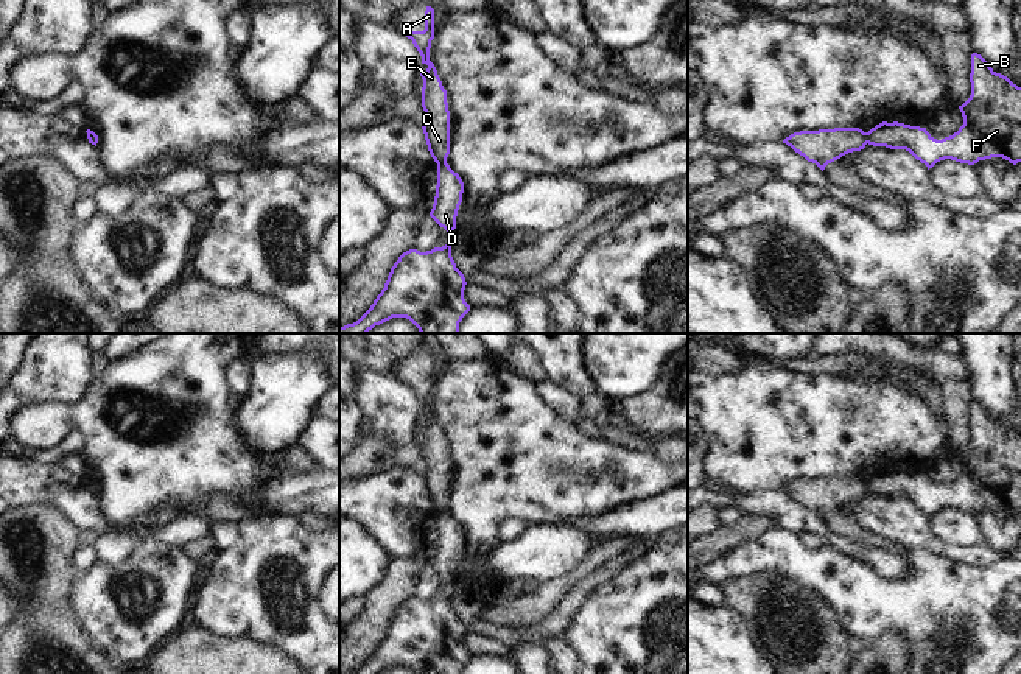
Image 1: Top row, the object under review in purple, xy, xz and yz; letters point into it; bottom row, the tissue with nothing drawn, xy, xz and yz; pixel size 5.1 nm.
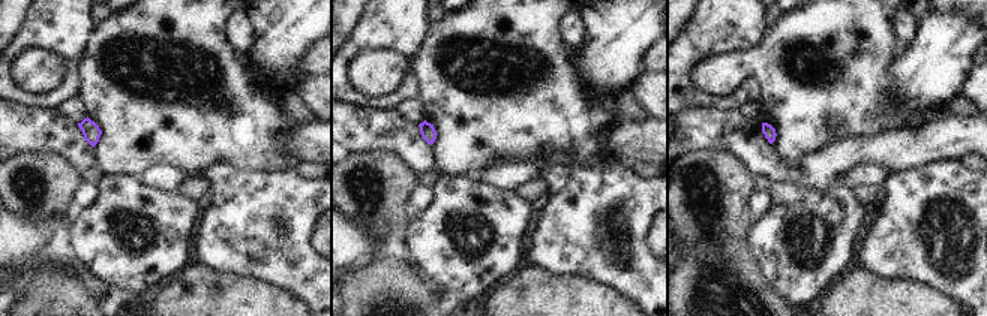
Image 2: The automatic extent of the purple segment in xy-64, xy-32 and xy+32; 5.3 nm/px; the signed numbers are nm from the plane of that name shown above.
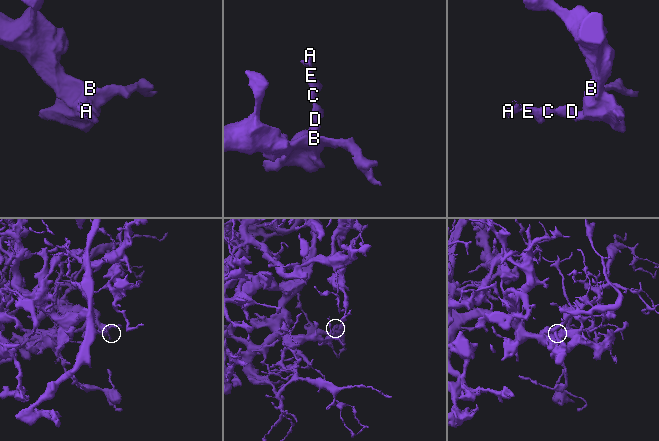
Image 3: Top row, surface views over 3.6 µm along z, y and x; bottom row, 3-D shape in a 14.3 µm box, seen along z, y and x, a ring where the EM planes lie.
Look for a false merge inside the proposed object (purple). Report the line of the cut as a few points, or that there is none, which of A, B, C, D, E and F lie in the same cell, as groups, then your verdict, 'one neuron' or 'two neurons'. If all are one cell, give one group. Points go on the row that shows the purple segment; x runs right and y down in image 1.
cut yz (864, 133), (867, 142); groups A C E / B D F; two neurons

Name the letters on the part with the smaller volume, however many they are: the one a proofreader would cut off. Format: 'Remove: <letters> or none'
Remove: A, C, E

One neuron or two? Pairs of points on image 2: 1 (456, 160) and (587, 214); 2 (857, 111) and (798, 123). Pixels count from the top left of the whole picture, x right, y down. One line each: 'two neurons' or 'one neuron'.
1: two neurons
2: one neuron

